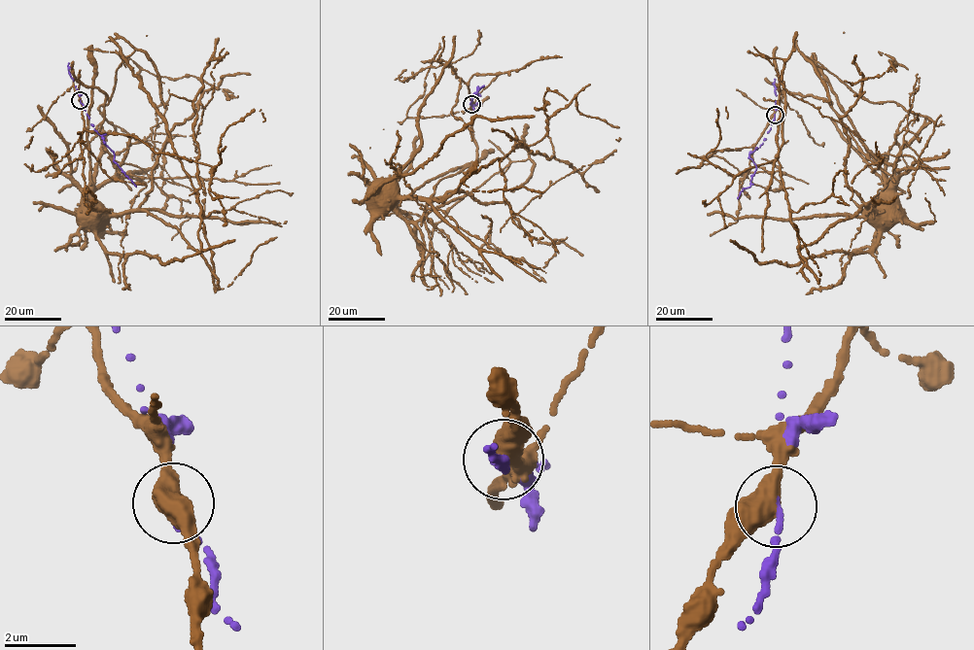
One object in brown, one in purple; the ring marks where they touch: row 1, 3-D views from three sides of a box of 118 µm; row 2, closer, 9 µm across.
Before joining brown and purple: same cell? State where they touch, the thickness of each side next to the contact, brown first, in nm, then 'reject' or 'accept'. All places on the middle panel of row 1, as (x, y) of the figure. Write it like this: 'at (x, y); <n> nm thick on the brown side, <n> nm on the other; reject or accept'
at (471, 104); 440 nm thick on the brown side, 160 nm on the other; reject

